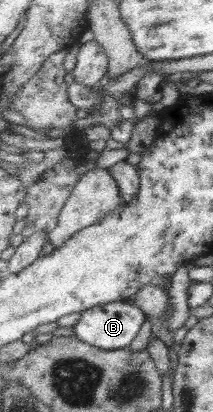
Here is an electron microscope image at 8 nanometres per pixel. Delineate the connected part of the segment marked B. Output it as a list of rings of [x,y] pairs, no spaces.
[[[117,301],[82,311],[80,319],[71,328],[77,338],[88,344],[106,350],[123,349],[133,343],[147,317],[148,315],[136,303]]]

